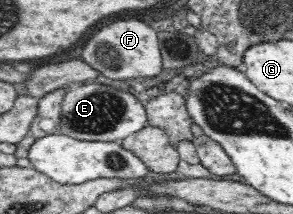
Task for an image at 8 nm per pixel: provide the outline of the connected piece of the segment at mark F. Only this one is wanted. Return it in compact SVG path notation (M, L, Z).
M116 20L96 30L82 46L81 57L100 74L113 79L134 79L138 76L154 76L163 68L156 28L136 20Z

